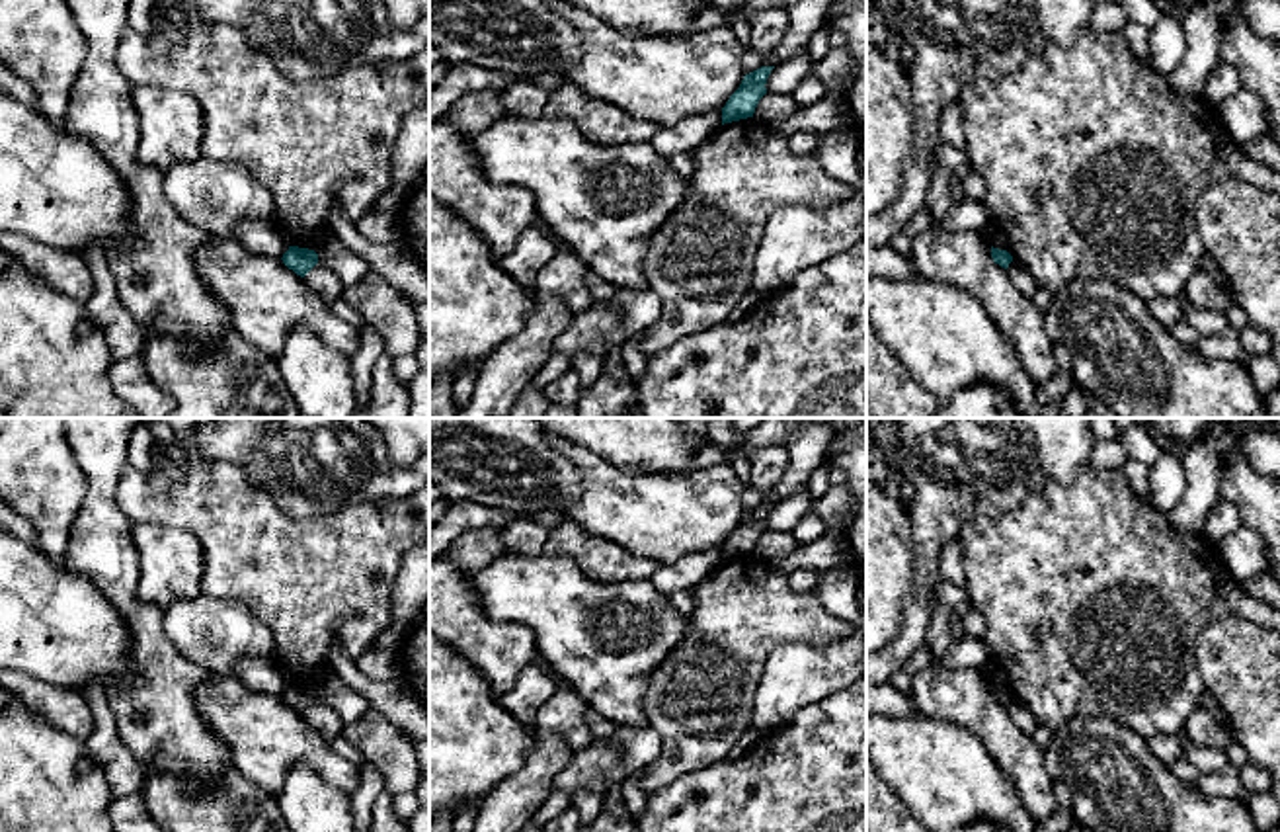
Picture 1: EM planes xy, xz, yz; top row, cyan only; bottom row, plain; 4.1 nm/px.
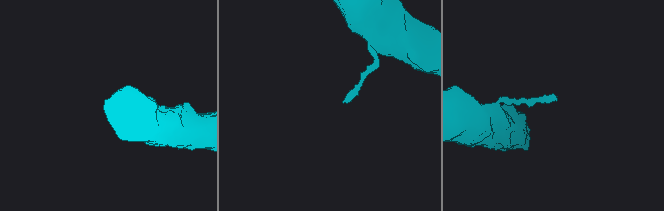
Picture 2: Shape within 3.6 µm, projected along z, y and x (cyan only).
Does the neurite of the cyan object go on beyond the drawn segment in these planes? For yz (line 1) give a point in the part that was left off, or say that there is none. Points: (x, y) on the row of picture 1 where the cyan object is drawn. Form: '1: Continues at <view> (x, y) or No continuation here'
1: No continuation here

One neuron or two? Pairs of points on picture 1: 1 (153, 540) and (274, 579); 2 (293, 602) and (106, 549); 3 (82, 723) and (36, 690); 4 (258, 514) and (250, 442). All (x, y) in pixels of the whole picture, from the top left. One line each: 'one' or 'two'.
1: two
2: two
3: one
4: two

